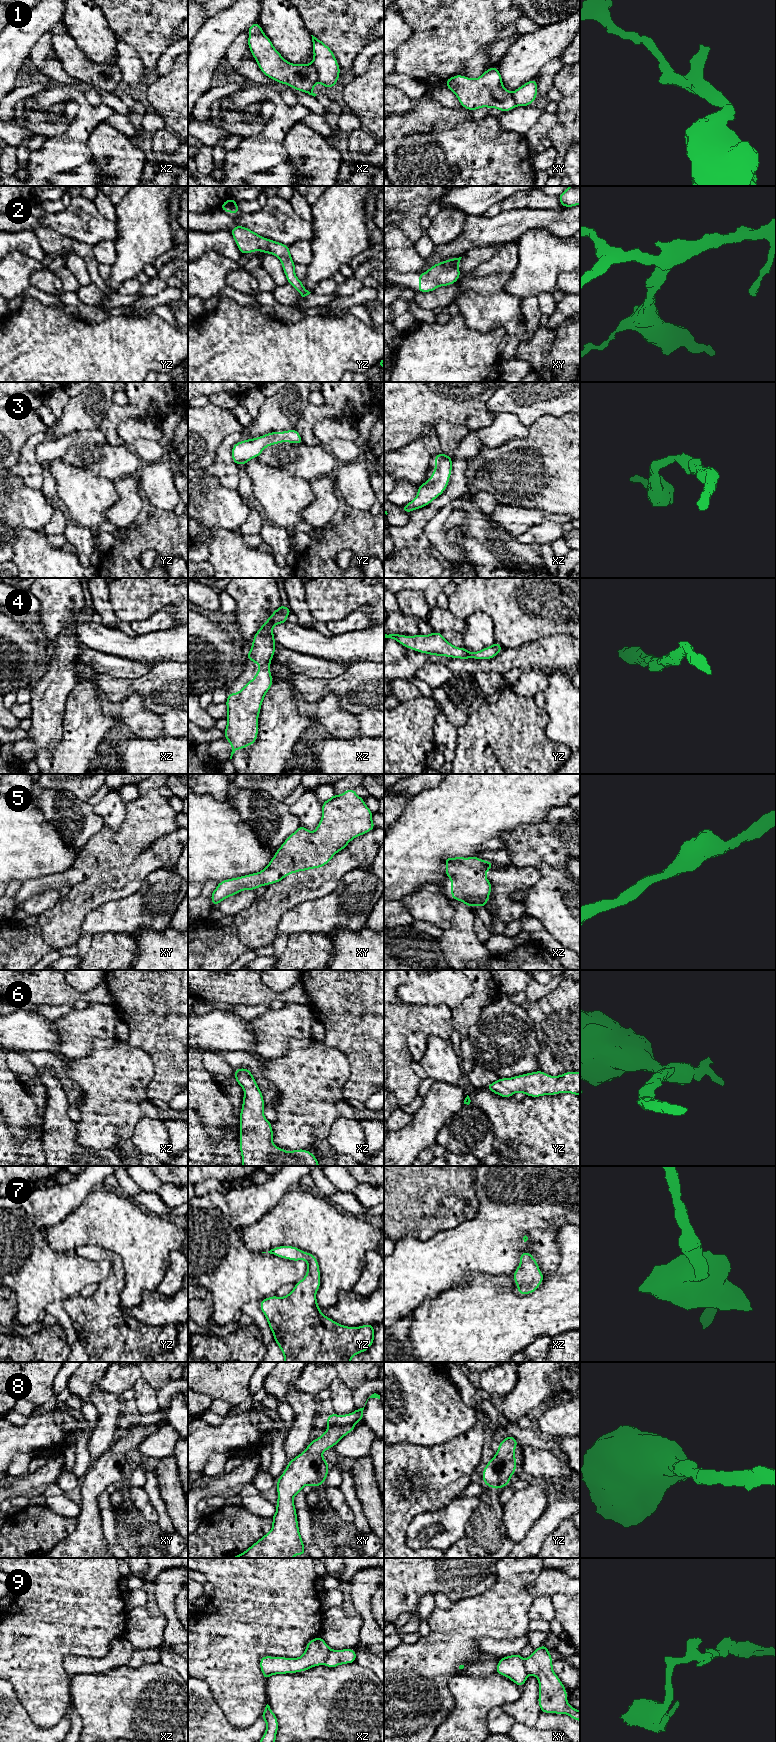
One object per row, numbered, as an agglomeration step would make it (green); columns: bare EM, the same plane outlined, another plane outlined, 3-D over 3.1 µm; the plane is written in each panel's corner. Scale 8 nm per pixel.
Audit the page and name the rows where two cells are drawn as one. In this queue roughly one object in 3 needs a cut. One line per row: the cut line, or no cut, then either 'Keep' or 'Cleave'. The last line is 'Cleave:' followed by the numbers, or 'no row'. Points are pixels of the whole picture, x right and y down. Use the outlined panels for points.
1: Split along xz (312, 62), (317, 72), (318, 81). Cleave
2: No split. Keep
3: No split. Keep
4: No split. Keep
5: No split. Keep
6: No split. Keep
7: No split. Keep
8: No split. Keep
9: Split along xy (523, 1660), (528, 1674). Cleave
Cleave: 1, 9

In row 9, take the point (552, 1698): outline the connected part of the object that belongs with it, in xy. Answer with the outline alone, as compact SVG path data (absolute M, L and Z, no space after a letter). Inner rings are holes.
M544 1644L534 1649L524 1663L528 1675L534 1675L538 1679L541 1712L568 1714L573 1720L580 1721L580 1711L568 1704L566 1689L553 1671L549 1649Z

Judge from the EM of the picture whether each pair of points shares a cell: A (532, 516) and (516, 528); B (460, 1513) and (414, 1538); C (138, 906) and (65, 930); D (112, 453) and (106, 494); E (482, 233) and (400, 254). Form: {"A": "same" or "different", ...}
{"A": "same", "B": "same", "C": "different", "D": "different", "E": "different"}

